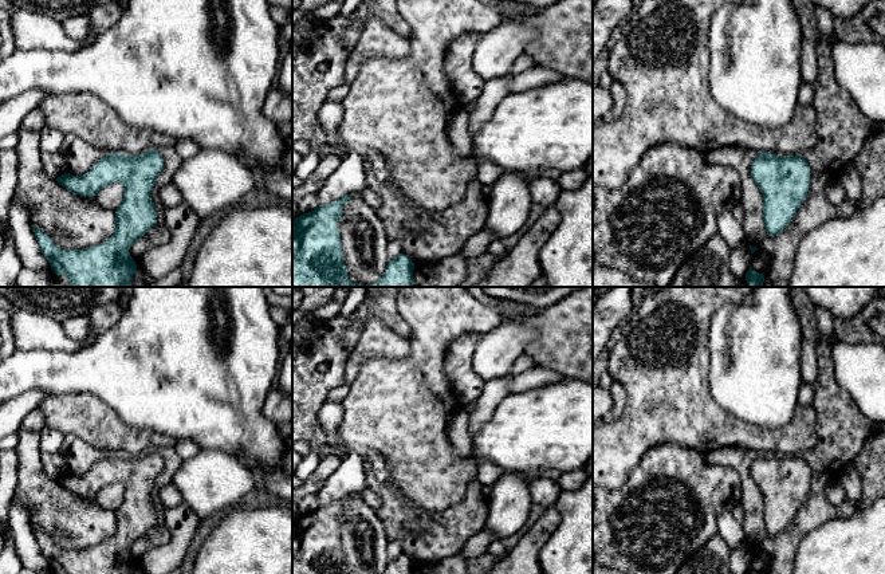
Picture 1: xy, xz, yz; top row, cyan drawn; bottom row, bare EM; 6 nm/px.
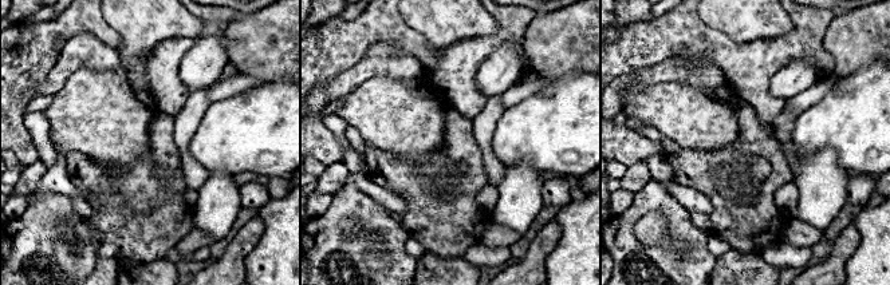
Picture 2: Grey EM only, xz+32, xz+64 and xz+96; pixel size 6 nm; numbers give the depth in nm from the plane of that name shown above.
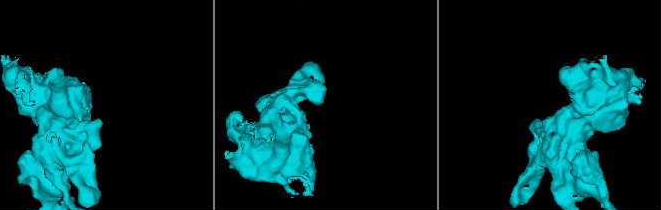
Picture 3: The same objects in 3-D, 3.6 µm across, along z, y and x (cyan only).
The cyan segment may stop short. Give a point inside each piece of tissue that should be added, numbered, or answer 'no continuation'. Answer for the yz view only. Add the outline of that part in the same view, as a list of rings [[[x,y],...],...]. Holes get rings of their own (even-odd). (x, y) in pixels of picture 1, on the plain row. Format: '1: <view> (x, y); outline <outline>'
no continuation

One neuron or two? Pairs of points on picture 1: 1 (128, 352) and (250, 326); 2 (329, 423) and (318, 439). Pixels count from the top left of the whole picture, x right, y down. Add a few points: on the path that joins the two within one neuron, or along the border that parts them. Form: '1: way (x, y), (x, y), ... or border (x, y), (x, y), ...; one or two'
1: way (160, 361), (224, 361), (227, 358); one
2: border (319, 423), (325, 429), (327, 443); two

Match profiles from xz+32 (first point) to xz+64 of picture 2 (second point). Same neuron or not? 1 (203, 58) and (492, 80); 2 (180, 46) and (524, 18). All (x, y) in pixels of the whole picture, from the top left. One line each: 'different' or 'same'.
1: same
2: same

